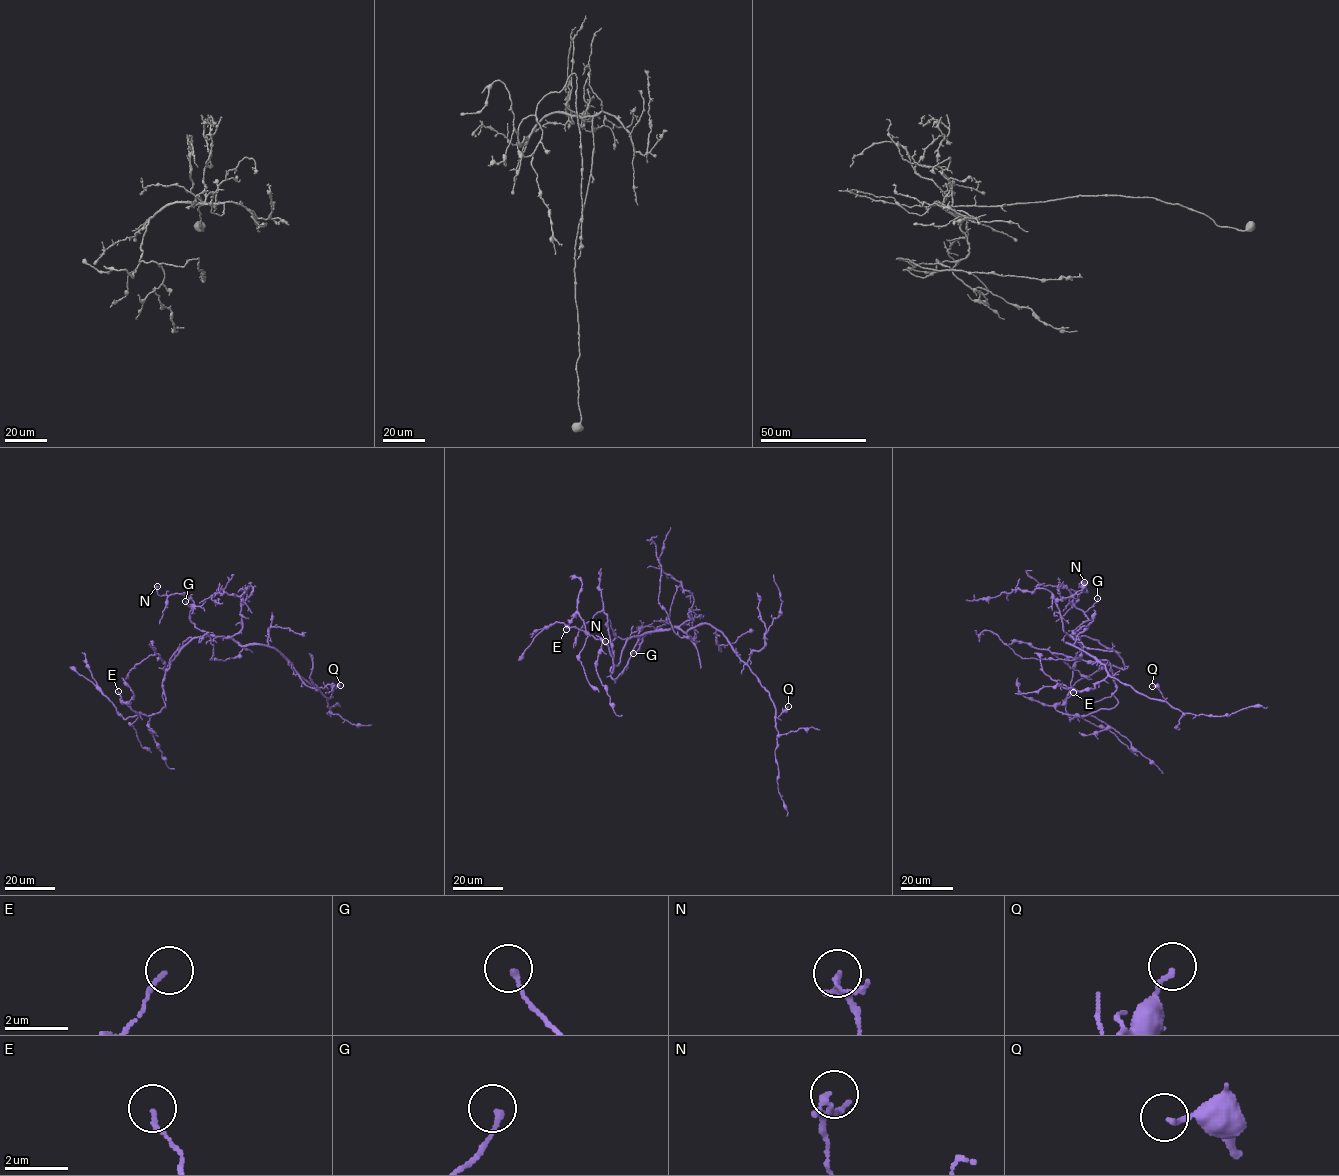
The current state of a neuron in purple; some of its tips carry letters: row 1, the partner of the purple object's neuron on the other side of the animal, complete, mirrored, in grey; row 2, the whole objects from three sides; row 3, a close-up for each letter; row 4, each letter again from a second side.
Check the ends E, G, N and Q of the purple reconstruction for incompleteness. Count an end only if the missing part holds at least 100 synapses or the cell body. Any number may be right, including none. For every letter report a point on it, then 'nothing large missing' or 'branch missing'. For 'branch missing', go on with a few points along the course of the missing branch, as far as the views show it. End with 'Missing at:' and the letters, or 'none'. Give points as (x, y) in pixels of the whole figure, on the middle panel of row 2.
E: at (566, 629); nothing large missing
G: at (633, 653); nothing large missing
N: at (605, 641); nothing large missing
Q: at (788, 706); nothing large missing
Missing at: none

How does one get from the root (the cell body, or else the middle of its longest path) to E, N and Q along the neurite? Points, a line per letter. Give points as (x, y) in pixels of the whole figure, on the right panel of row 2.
E: (1072, 635), (1079, 638), (1085, 653), (1109, 663), (1118, 703), (1082, 718), (1058, 711), (1056, 707), (1073, 692)
N: (1072, 635), (1088, 620), (1073, 602), (1077, 591), (1087, 592), (1084, 582)
Q: (1072, 635), (1075, 642), (1066, 643), (1094, 657), (1111, 677), (1149, 697), (1163, 701), (1161, 692), (1152, 686)

